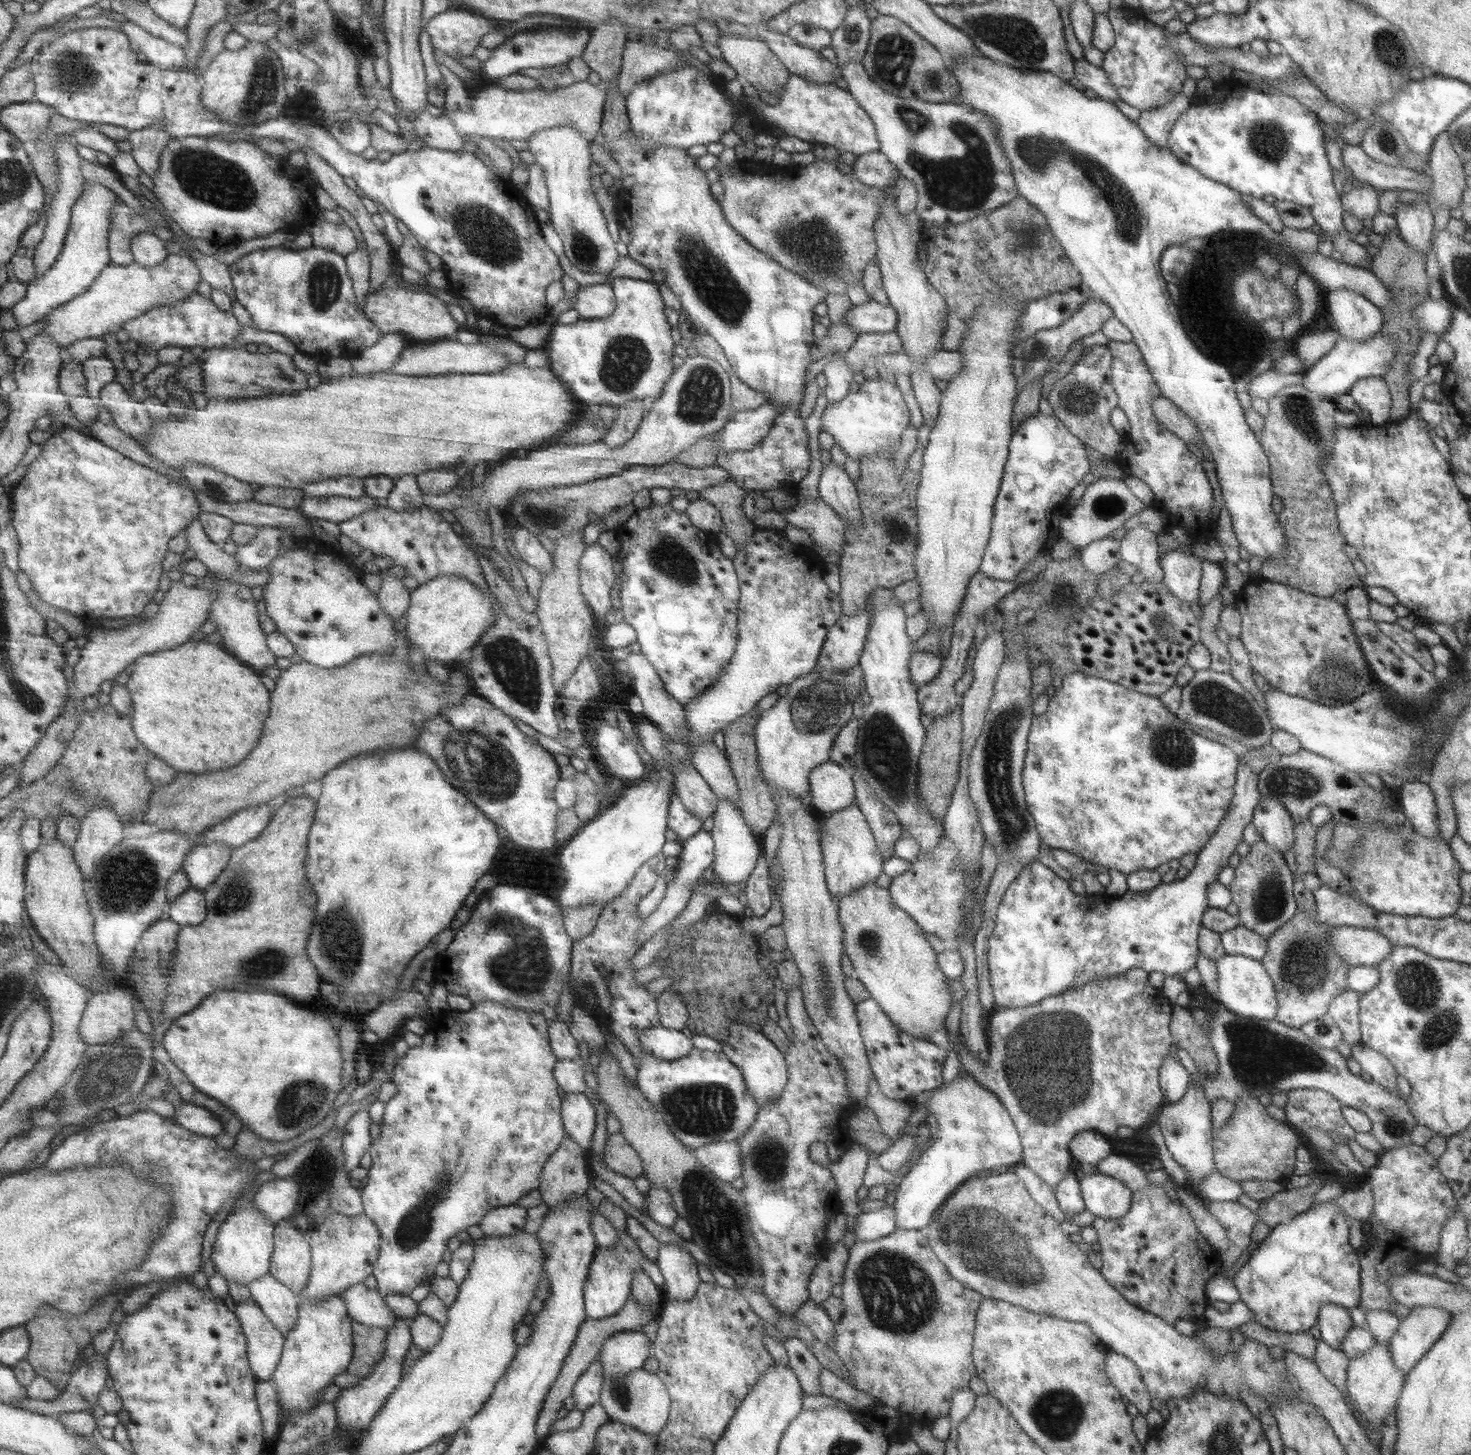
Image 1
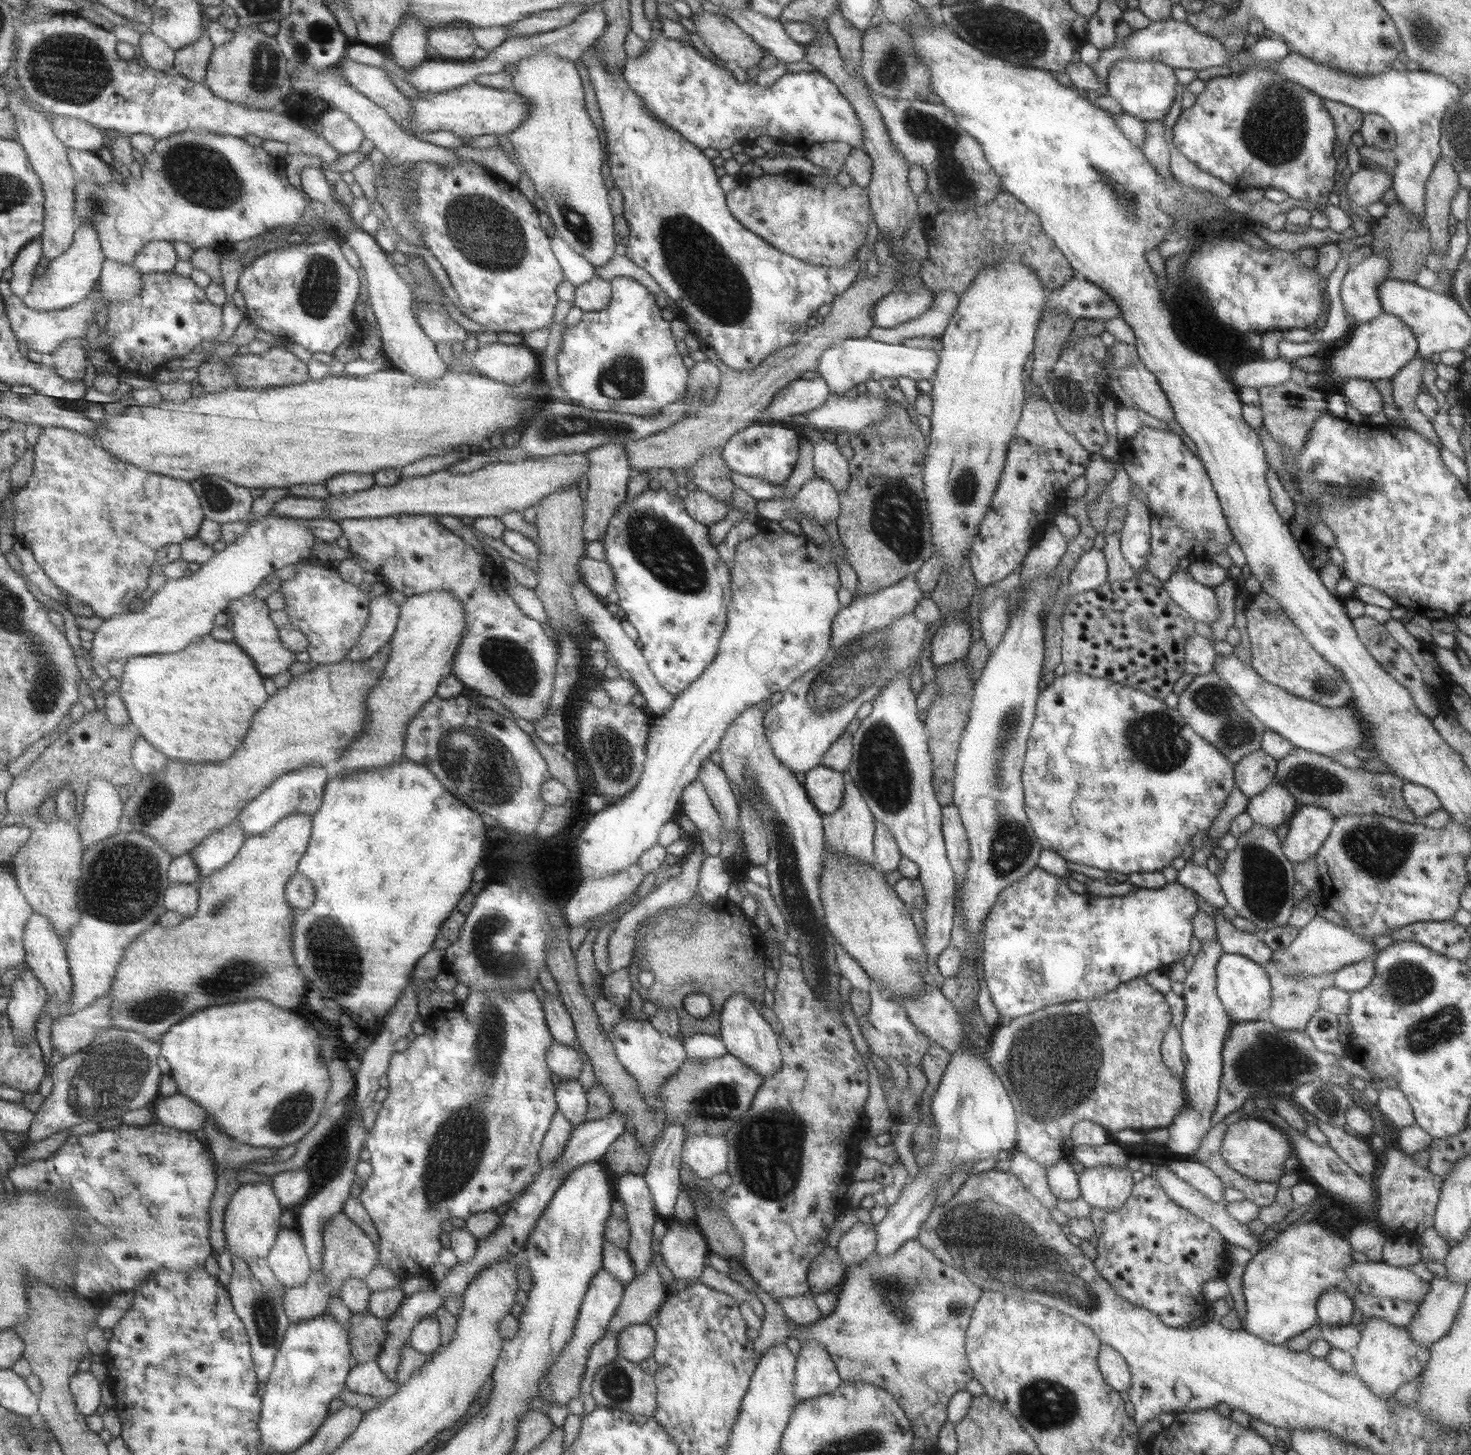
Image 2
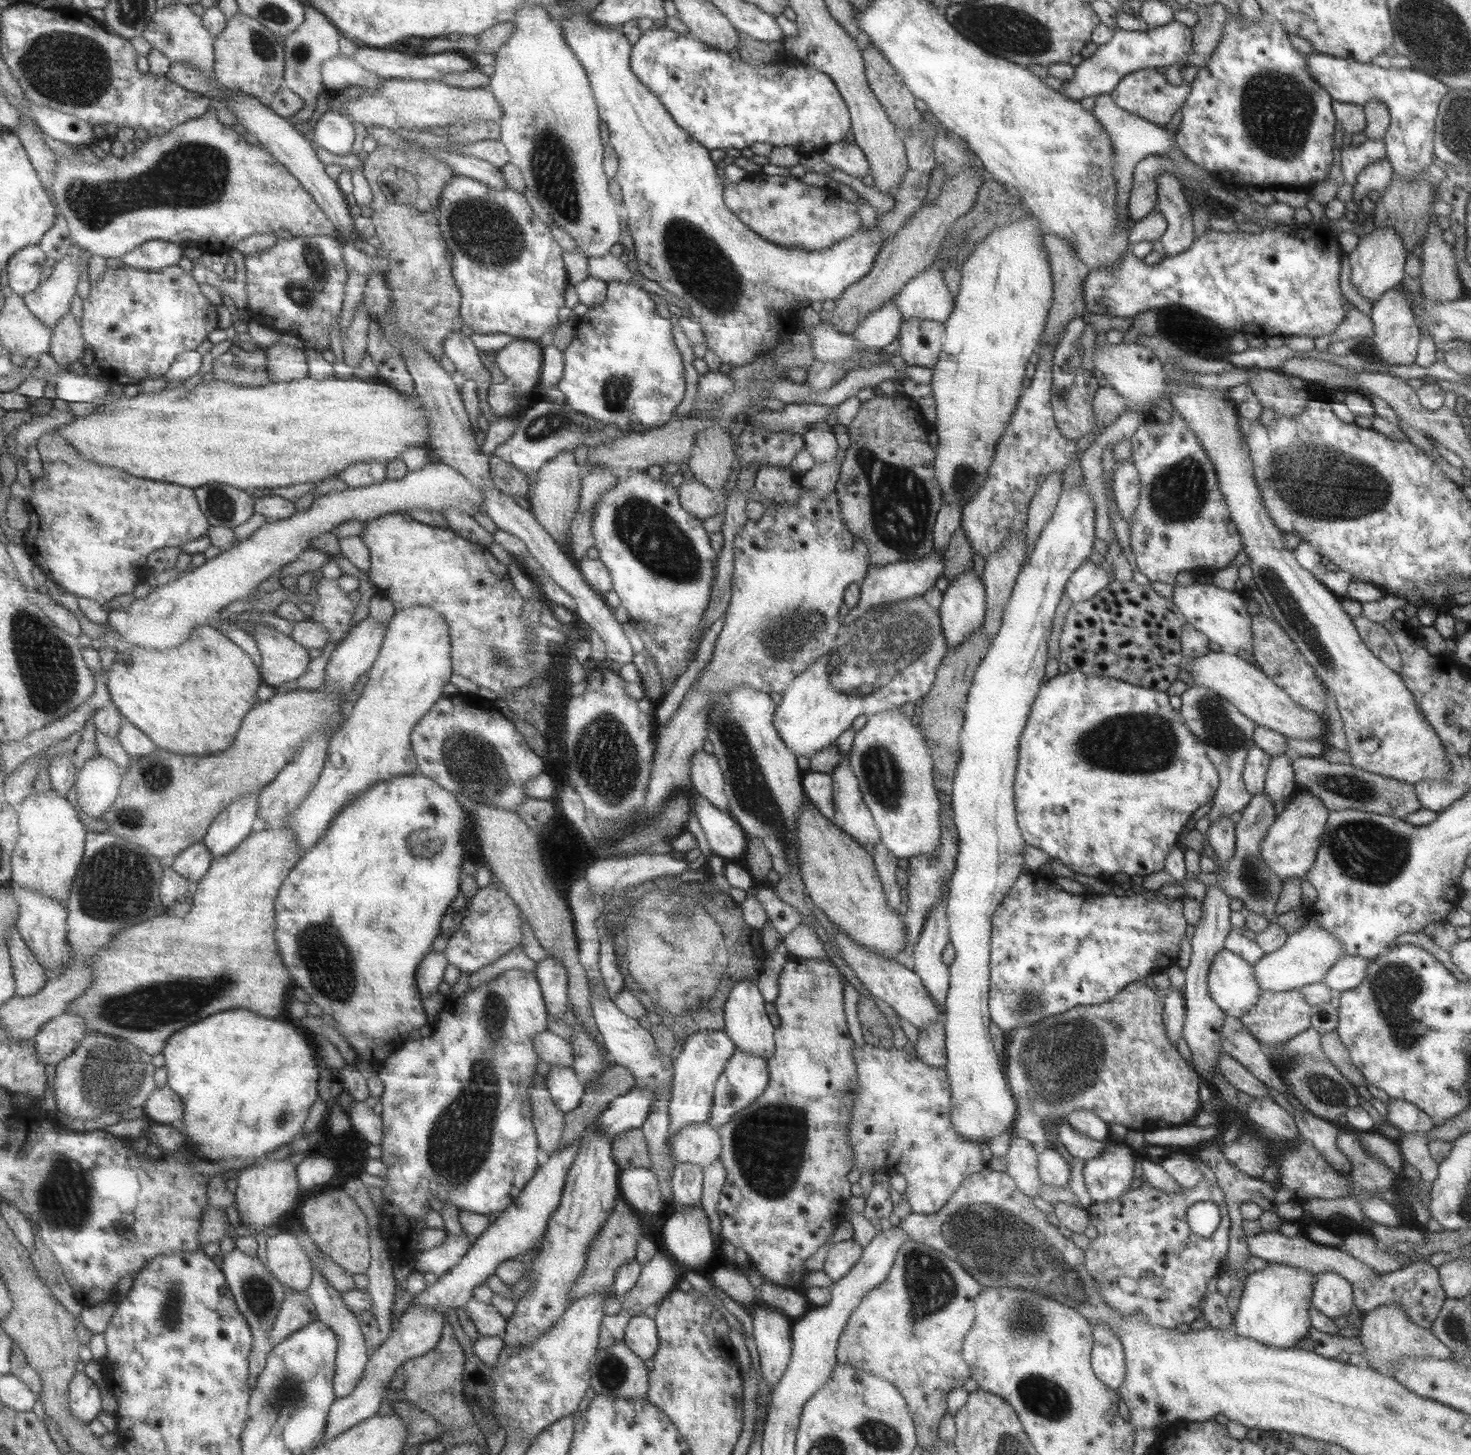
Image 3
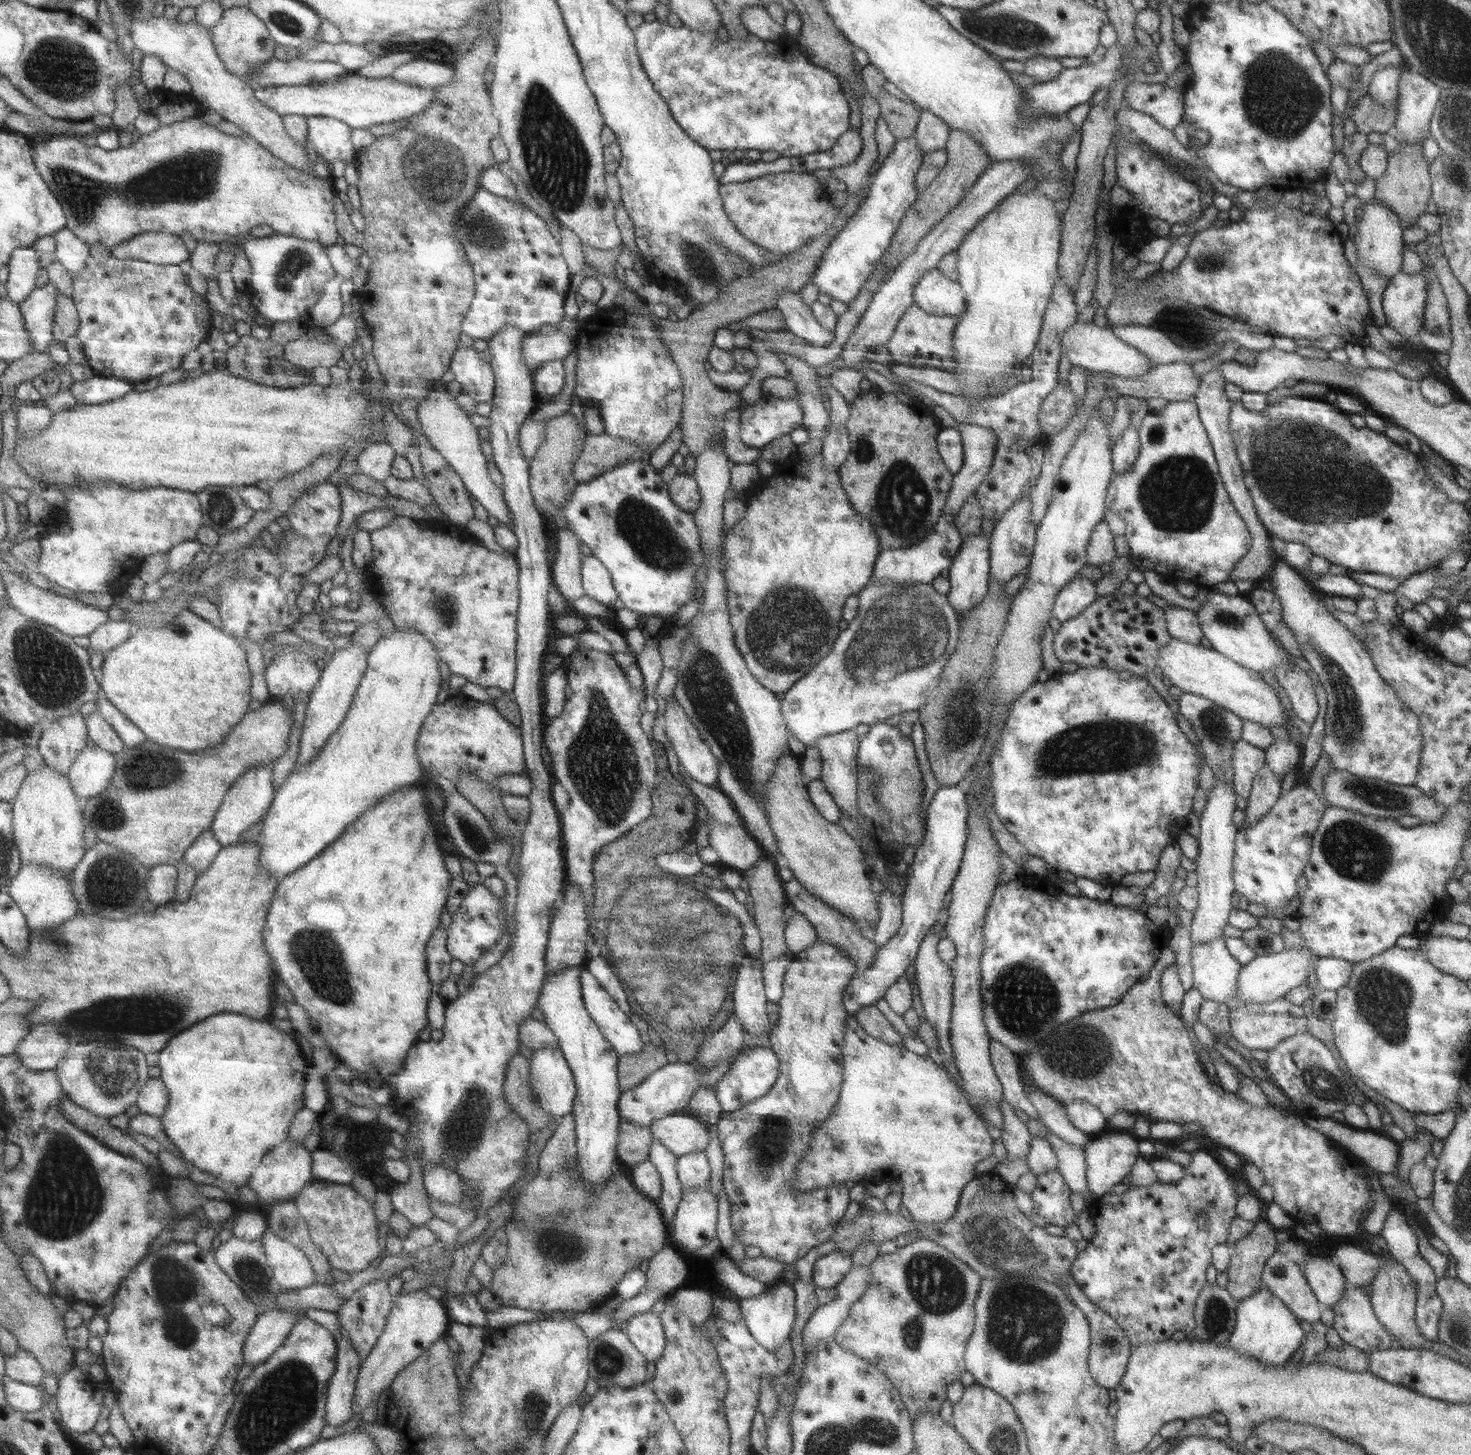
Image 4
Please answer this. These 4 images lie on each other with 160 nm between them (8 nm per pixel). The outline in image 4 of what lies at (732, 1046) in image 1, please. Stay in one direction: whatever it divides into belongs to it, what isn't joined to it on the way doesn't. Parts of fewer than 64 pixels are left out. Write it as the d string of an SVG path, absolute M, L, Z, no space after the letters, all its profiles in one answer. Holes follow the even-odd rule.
M747 956L738 969L734 985L734 994L732 994L733 1015L742 1023L745 1034L749 1034L749 1036L765 1036L765 1034L771 1032L771 1028L774 1025L766 1015L766 1004L768 1004L768 999L765 995L762 969L762 960Z

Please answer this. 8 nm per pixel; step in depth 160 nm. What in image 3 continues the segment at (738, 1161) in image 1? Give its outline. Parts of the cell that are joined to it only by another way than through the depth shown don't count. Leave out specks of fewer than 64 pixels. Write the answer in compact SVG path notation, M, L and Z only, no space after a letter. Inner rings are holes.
M706 1123L688 1124L670 1137L676 1163L696 1164L702 1170L720 1159L722 1144L718 1131Z

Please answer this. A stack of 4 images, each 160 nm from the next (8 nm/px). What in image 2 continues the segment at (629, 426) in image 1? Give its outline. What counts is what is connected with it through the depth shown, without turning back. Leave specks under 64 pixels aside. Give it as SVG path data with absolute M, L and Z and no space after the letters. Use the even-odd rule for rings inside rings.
M606 444L587 452L590 466L587 472L589 487L586 493L584 512L584 536L587 542L602 541L610 519L616 514L617 508L627 498L627 484L634 473L631 467L626 444Z

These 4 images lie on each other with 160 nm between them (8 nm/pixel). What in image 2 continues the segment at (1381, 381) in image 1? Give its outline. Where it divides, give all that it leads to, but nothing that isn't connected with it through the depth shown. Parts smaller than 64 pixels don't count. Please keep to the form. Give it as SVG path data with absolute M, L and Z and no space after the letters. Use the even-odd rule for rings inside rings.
M1352 378L1344 383L1343 395L1350 400L1352 407L1364 416L1383 412L1384 400L1372 381Z

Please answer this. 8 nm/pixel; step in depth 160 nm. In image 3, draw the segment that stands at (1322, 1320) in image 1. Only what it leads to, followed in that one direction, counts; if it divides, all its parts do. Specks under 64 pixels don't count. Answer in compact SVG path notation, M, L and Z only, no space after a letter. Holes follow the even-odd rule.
M1336 1272L1316 1274L1311 1304L1330 1318L1348 1315L1354 1308L1353 1283Z

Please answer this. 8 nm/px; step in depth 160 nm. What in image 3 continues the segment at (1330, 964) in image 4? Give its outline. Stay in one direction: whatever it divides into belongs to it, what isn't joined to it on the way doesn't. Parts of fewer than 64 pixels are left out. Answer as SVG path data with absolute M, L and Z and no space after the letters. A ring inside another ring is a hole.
M1342 955L1328 971L1323 983L1332 990L1345 990L1356 988L1366 976L1367 968L1373 959L1363 956Z

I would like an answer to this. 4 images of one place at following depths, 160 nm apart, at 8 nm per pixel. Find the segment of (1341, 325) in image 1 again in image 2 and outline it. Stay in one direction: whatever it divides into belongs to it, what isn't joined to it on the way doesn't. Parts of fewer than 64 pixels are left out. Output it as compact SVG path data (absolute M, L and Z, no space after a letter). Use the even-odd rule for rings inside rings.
M1373 252L1358 265L1352 264L1345 274L1340 297L1346 312L1353 316L1355 326L1372 322L1382 314L1378 288L1389 278L1389 262L1390 259Z

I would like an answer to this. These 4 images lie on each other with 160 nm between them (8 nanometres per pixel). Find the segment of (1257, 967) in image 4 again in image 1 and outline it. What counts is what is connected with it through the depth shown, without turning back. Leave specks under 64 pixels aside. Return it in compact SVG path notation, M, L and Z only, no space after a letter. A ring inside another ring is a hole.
M1334 926L1329 932L1336 954L1350 966L1377 966L1390 956L1393 942L1381 932L1355 926Z

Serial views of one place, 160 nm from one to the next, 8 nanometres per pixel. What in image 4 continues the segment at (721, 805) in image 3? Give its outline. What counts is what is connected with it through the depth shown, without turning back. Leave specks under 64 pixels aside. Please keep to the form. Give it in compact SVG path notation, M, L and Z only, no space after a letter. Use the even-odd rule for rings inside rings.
M675 696L666 699L664 718L665 731L677 752L679 764L684 766L690 778L694 778L696 782L718 787L719 760L690 722L684 709L678 705Z

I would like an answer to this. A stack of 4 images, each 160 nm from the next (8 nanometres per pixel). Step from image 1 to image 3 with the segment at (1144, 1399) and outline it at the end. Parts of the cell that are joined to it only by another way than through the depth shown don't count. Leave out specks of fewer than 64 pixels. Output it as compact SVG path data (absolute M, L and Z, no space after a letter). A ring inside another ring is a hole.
M1092 1322L1092 1324L1093 1371L1106 1386L1116 1391L1124 1384L1127 1373L1124 1347L1107 1322Z

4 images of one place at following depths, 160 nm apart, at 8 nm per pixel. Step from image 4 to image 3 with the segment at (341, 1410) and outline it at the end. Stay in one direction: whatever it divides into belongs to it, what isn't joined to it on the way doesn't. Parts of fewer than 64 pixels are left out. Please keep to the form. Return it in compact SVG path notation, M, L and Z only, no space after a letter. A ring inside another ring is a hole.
M315 1270L312 1286L306 1294L313 1298L320 1313L320 1319L327 1322L341 1338L341 1349L338 1357L337 1372L337 1394L339 1399L352 1396L358 1385L365 1379L367 1369L371 1362L372 1350L367 1344L367 1338L363 1331L360 1315L349 1307L345 1301L343 1292L340 1292L330 1279L324 1274L323 1270Z

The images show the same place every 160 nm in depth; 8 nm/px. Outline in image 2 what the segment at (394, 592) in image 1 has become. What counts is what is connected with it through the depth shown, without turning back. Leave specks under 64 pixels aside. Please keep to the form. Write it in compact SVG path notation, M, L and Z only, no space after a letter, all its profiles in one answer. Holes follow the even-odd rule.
M386 593L373 600L373 617L358 647L348 655L346 661L366 662L393 638L401 616L401 606L397 606L388 595L389 593Z

